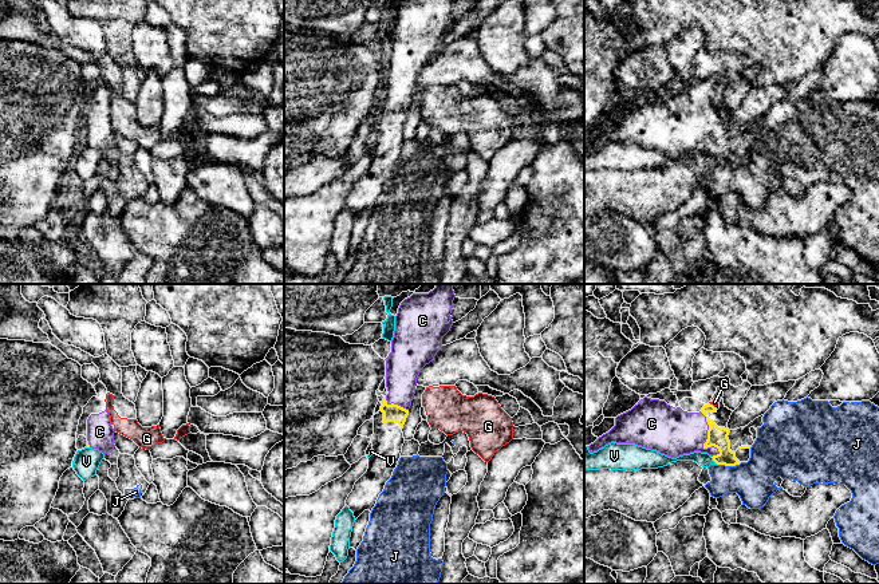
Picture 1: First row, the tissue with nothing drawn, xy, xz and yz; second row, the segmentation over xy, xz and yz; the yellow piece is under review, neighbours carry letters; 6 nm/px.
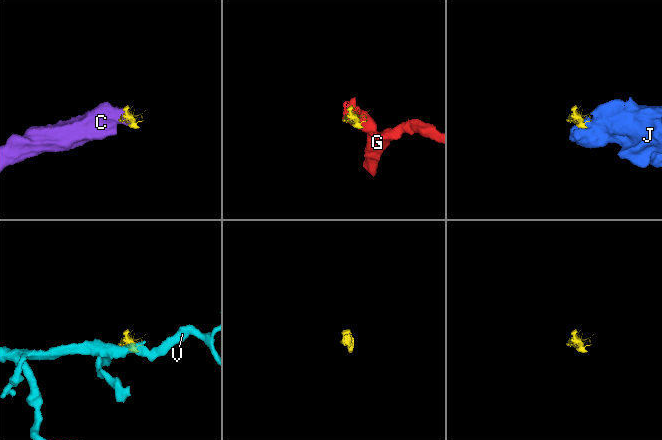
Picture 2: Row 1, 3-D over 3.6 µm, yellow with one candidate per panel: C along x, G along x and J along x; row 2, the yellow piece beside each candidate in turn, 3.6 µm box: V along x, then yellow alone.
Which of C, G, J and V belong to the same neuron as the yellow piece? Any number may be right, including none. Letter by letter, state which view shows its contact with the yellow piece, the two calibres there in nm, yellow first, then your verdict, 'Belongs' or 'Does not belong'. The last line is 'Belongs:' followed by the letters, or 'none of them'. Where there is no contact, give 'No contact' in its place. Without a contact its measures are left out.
C: Touches yellow in yz. Thickness 120 nm (yellow) against 280 nm. Belongs
G: Touches yellow in yz. Thickness 120 nm (yellow) against 40 nm. Does not belong
J: Touches yellow in yz. Thickness 120 nm (yellow) against 240 nm. Does not belong
V: Touches yellow in yz. Thickness 120 nm (yellow) against 90 nm. Does not belong
Belongs: C

